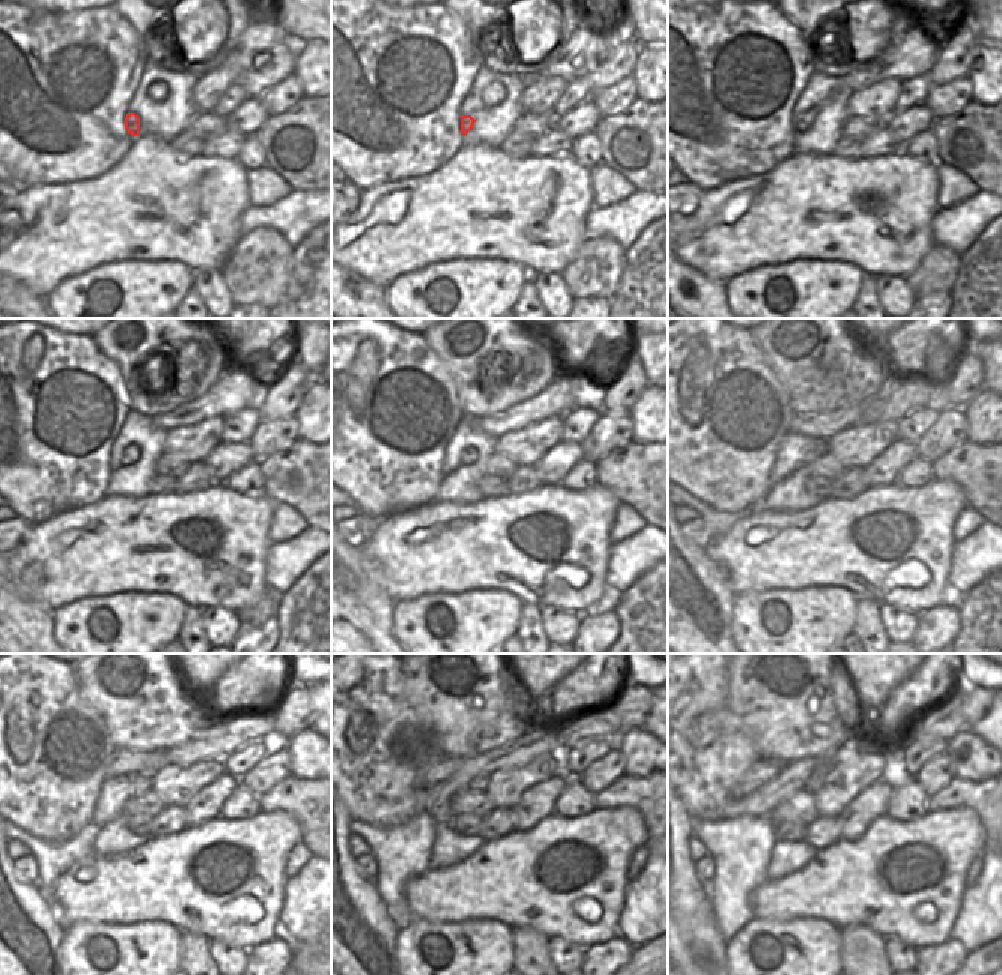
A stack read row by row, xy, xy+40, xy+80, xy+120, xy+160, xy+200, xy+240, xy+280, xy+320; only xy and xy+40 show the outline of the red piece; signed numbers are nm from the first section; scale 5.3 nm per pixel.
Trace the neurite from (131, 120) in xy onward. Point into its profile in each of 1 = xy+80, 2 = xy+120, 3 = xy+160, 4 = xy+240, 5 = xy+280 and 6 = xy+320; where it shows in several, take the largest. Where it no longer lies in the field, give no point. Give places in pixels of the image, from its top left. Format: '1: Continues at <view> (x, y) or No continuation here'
1: Continues at xy+80 (804, 122)
2: Continues at xy+120 (131, 455)
3: Continues at xy+160 (468, 456)
4: Continues at xy+240 (141, 783)
5: Continues at xy+280 (480, 782)
6: Continues at xy+320 (818, 777)

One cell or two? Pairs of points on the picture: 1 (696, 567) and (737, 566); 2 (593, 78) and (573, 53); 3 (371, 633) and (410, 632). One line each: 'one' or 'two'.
1: two
2: two
3: two

